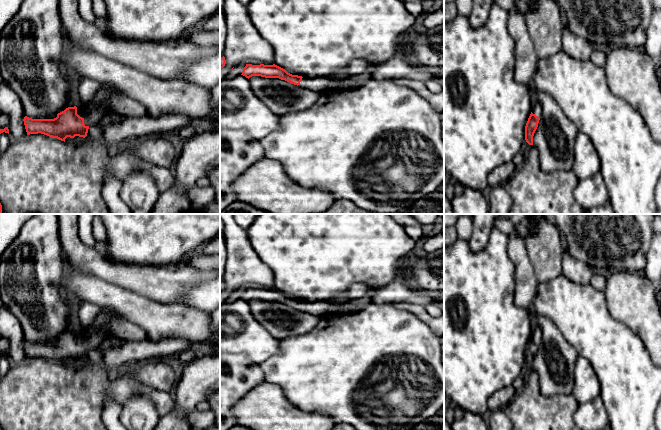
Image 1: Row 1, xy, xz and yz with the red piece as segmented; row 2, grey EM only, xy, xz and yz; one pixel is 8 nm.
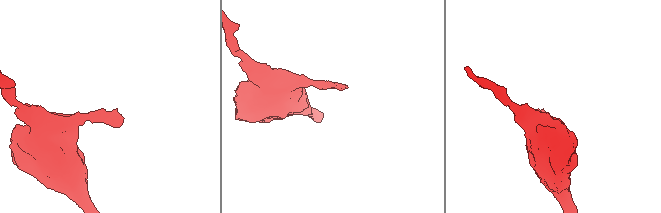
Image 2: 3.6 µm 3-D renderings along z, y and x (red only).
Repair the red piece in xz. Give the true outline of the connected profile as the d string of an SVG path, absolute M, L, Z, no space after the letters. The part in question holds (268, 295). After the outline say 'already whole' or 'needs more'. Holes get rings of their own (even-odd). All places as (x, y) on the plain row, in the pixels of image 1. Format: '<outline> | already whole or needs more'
M246 288L241 299L245 300L248 303L252 300L261 300L265 302L279 302L281 304L285 304L294 309L297 309L300 312L306 312L317 317L325 316L332 305L328 301L306 302L298 299L292 299L288 297L285 293L275 288Z | needs more

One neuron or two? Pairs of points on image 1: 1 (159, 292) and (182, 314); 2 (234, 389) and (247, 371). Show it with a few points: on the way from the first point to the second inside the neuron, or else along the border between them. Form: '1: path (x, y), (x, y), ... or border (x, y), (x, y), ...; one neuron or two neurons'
1: border (148, 298), (159, 302), (177, 303); two neurons
2: path (234, 385), (243, 375); one neuron

